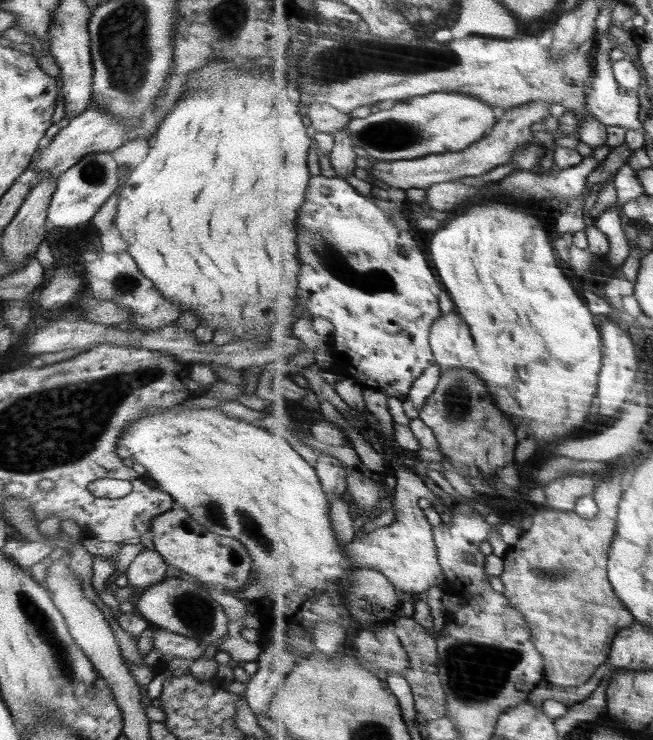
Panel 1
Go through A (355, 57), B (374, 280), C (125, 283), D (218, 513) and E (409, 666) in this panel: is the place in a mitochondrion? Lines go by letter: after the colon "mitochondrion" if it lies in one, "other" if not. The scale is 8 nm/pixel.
A: mitochondrion
B: mitochondrion
C: mitochondrion
D: mitochondrion
E: other

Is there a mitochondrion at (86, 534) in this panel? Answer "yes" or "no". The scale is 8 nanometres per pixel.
no

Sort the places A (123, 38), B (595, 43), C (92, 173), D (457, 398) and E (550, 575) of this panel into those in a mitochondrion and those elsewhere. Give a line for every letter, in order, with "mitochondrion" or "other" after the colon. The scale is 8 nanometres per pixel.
A: mitochondrion
B: other
C: mitochondrion
D: mitochondrion
E: mitochondrion

